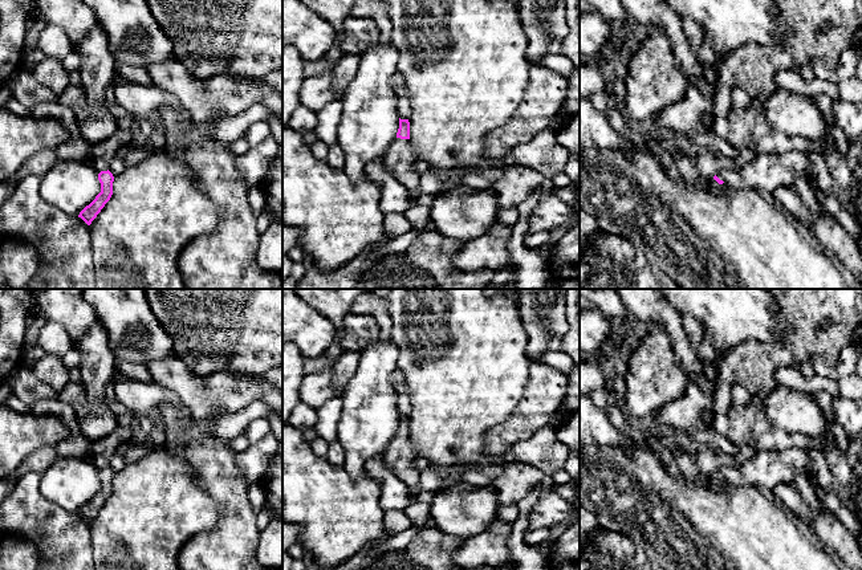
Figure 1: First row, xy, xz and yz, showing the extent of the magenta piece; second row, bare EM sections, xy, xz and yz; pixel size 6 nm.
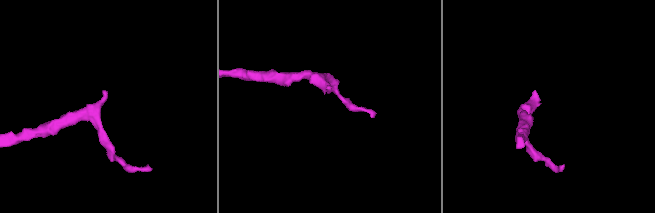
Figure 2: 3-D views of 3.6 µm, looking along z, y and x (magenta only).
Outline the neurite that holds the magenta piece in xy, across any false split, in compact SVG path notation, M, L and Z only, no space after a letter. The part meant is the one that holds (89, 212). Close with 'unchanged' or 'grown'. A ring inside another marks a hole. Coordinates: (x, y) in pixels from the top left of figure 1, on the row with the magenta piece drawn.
M101 171L98 174L98 180L101 183L101 192L95 196L95 199L86 205L78 215L88 225L97 217L105 204L110 200L113 195L113 174L107 171Z; unchanged

